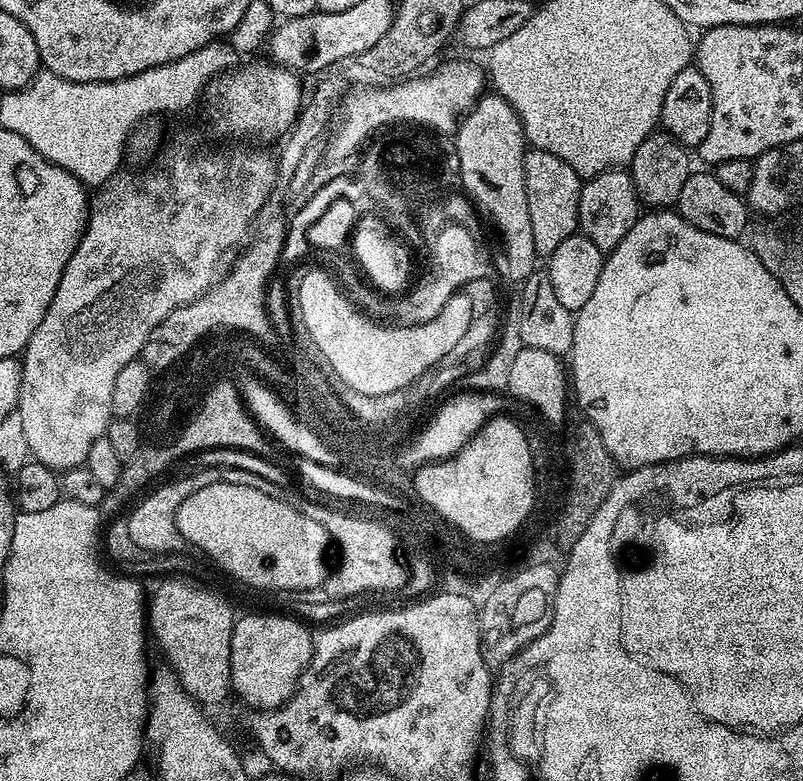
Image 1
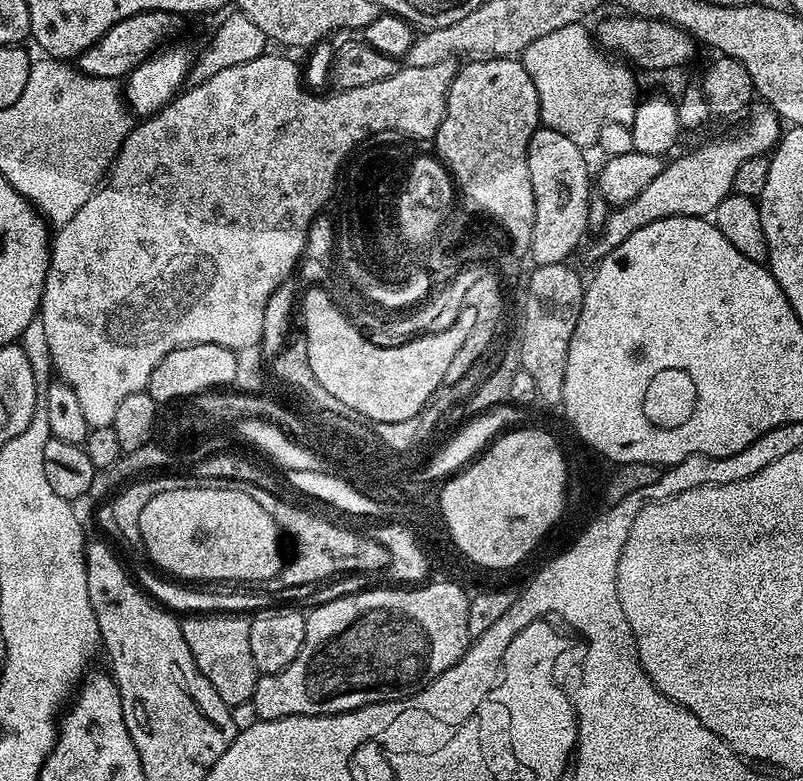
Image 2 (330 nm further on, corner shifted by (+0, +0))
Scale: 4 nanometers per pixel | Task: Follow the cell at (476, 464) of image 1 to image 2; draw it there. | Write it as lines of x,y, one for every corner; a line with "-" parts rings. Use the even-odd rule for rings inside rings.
517,427
496,436
471,463
450,475
443,504
448,512
448,525
456,531
456,541
470,557
481,564
495,564
512,570
535,550
536,543
551,528
560,524
556,518
556,512
560,512
560,496
564,496
564,464
560,464
560,452
552,448
548,436
524,432

